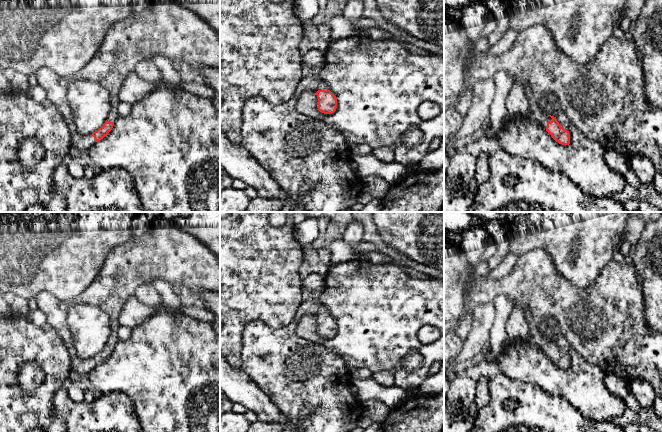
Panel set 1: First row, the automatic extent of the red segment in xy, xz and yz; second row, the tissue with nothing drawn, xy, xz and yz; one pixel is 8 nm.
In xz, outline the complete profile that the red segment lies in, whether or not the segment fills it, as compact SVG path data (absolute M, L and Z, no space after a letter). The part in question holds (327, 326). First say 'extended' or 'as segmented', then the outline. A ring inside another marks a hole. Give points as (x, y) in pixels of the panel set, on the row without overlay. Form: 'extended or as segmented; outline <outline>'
extended; outline M309 298L301 303L294 319L285 327L272 329L260 320L245 325L242 334L241 368L276 407L304 432L351 432L358 426L359 419L363 416L363 403L356 399L350 389L351 377L344 359L326 347L297 335L297 325L305 315L316 317L320 336L332 338L336 335L336 320L317 298Z

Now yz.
extended; outline M536 248L534 250L527 252L526 254L522 255L521 257L519 257L519 259L518 259L517 263L515 264L515 266L513 267L513 269L506 276L504 276L503 278L499 278L499 279L488 279L488 278L481 279L471 288L471 290L468 294L470 299L474 303L477 303L479 305L493 304L495 299L501 295L507 296L508 299L512 302L512 304L514 306L518 306L523 310L523 312L525 314L525 318L529 324L532 344L534 346L538 347L543 353L545 353L551 359L551 361L559 368L569 369L570 368L570 358L566 353L564 353L559 348L556 341L547 339L543 335L543 333L540 329L540 325L547 316L551 316L557 321L559 328L561 330L561 333L566 338L567 342L586 361L588 361L589 363L591 363L593 365L599 366L605 372L605 374L615 374L615 375L623 378L629 384L633 380L636 380L636 379L645 380L652 385L656 396L662 396L662 334L651 331L646 325L645 314L644 314L644 297L643 297L642 289L637 280L636 269L635 269L634 265L631 262L629 262L627 259L623 260L621 262L611 260L609 263L607 263L604 266L602 272L598 276L598 279L593 284L591 284L590 286L588 286L585 289L580 289L580 288L575 287L573 284L571 284L561 274L559 274L557 272L551 256L544 249Z

